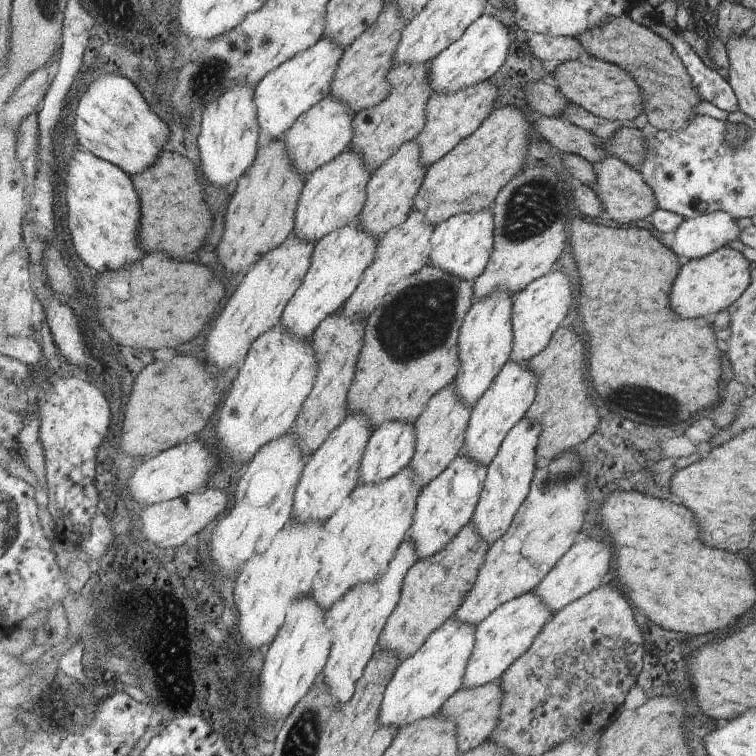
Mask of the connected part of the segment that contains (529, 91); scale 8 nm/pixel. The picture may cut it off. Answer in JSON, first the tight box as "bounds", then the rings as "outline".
{"bounds":[525,79,572,117],"outline":[[[550,79],[529,83],[525,90],[526,102],[540,115],[563,117],[565,110],[572,105],[571,100],[560,94],[555,83]]]}

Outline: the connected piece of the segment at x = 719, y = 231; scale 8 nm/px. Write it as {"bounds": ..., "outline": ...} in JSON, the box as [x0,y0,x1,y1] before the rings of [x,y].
{"bounds":[673,211,743,261],"outline":[[[721,211],[685,220],[683,224],[679,225],[679,230],[674,232],[673,252],[677,256],[681,256],[681,258],[685,256],[685,258],[689,258],[692,261],[693,259],[703,258],[721,250],[721,248],[728,246],[727,242],[740,240],[739,236],[743,234],[743,229],[739,229],[736,220],[737,218],[733,218],[729,212]]]}

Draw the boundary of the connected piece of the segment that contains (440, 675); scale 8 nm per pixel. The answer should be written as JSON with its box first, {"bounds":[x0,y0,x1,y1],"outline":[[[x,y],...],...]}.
{"bounds":[381,617,478,729],"outline":[[[452,617],[438,628],[413,656],[405,658],[391,682],[383,699],[381,721],[385,726],[399,729],[438,714],[443,705],[463,686],[467,665],[474,655],[478,626]]]}

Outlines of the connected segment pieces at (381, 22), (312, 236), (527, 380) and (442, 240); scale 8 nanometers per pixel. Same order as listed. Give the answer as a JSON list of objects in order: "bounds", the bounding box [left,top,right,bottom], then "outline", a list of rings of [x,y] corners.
[{"bounds":[330,4,409,112],"outline":[[[386,4],[377,22],[346,48],[339,70],[335,72],[335,82],[331,86],[330,96],[335,96],[337,100],[345,100],[357,112],[379,106],[387,100],[393,90],[390,76],[395,67],[395,52],[403,42],[403,32],[407,30],[409,23],[407,16],[403,16],[399,4]]]},{"bounds":[292,149,373,243],"outline":[[[348,149],[335,160],[323,164],[307,179],[303,188],[302,199],[299,200],[297,222],[292,234],[303,240],[315,240],[318,243],[327,234],[354,222],[367,200],[367,185],[373,178],[367,168],[367,160],[359,152]]]},{"bounds":[463,360,539,467],"outline":[[[510,360],[491,384],[491,388],[474,406],[463,452],[469,454],[473,460],[479,460],[479,464],[485,464],[488,467],[498,455],[498,450],[502,447],[509,431],[530,411],[538,390],[539,374],[531,372],[529,360],[521,364],[517,360]]]},{"bounds":[429,208,495,281],"outline":[[[493,208],[452,216],[435,227],[434,235],[431,236],[435,248],[431,252],[429,263],[435,264],[437,268],[443,268],[445,272],[451,272],[453,276],[459,276],[463,280],[474,281],[486,271],[487,265],[490,263],[494,251],[495,229]]]}]

